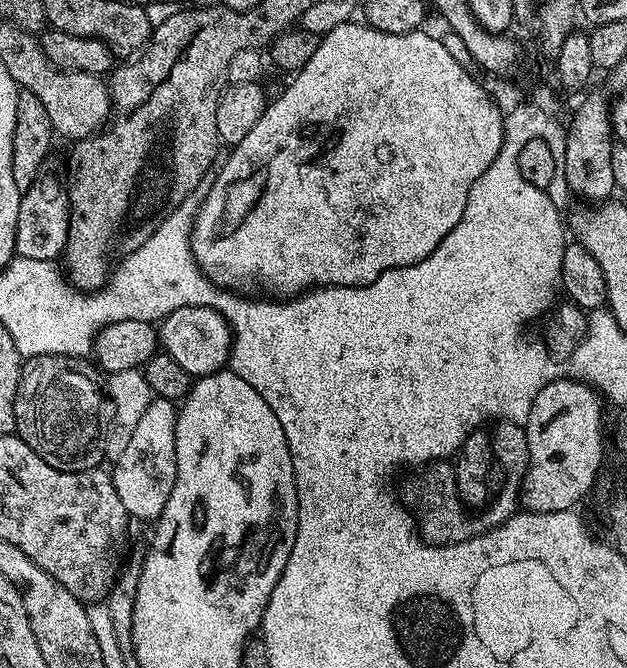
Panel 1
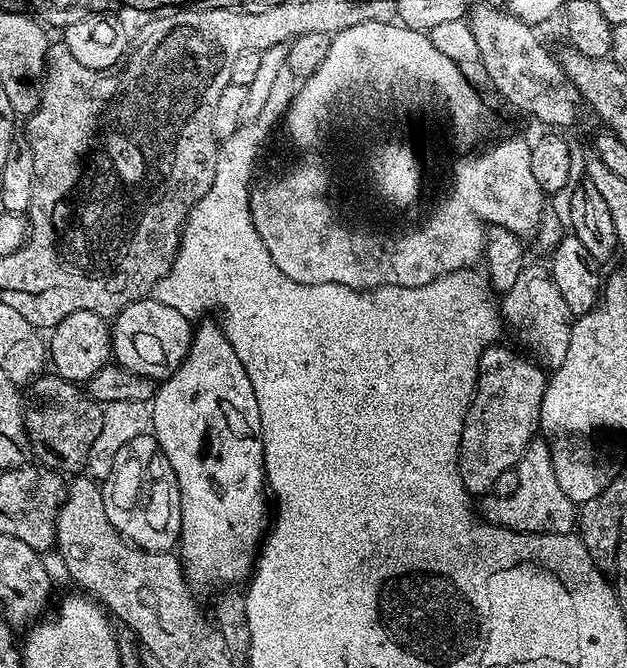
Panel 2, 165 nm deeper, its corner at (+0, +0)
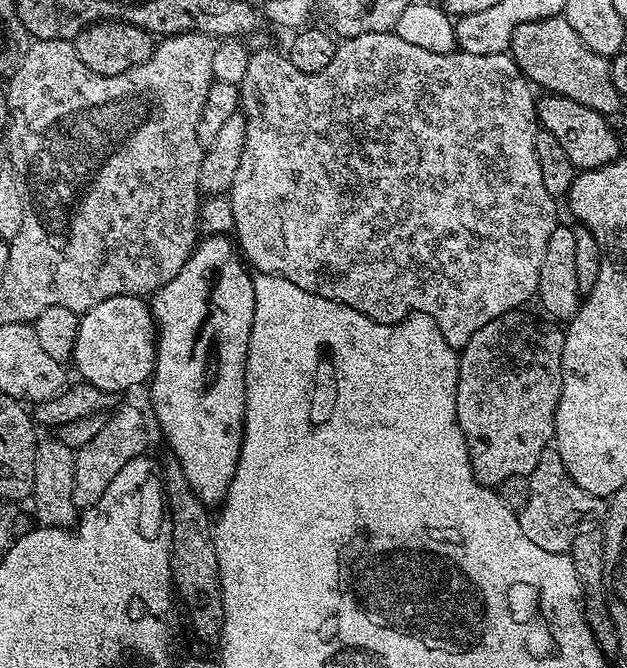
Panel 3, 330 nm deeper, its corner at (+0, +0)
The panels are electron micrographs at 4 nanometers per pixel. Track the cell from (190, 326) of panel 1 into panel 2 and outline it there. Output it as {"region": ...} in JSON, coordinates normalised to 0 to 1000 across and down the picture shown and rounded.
{"region":[[[225,446],[203,455],[185,469],[175,490],[179,539],[193,551],[225,560],[262,560],[281,551],[300,533],[309,496],[308,481],[301,475],[284,470],[278,458],[263,458],[246,446]]]}

